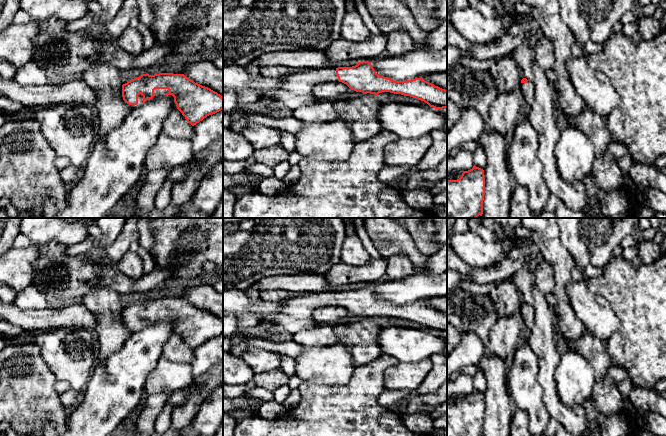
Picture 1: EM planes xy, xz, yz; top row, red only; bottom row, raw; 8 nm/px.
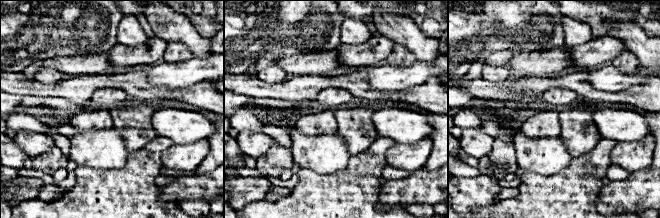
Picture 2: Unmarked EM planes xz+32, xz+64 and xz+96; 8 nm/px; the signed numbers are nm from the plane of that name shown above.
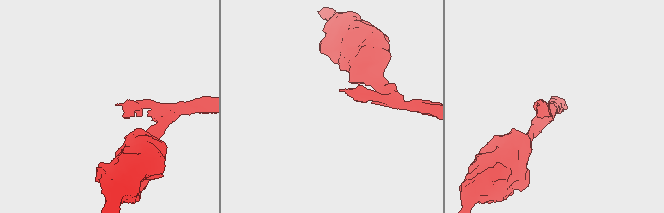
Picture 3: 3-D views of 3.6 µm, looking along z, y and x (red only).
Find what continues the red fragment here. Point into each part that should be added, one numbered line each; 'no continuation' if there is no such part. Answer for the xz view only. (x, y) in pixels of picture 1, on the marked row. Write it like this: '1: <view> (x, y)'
1: xz (301, 82)

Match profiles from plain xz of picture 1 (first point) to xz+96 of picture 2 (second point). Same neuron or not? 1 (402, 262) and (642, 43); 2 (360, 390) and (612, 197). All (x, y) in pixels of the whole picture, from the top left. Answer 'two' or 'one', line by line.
1: two
2: two

